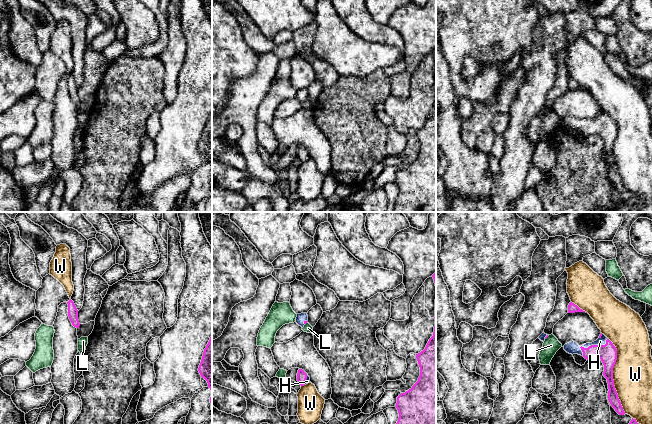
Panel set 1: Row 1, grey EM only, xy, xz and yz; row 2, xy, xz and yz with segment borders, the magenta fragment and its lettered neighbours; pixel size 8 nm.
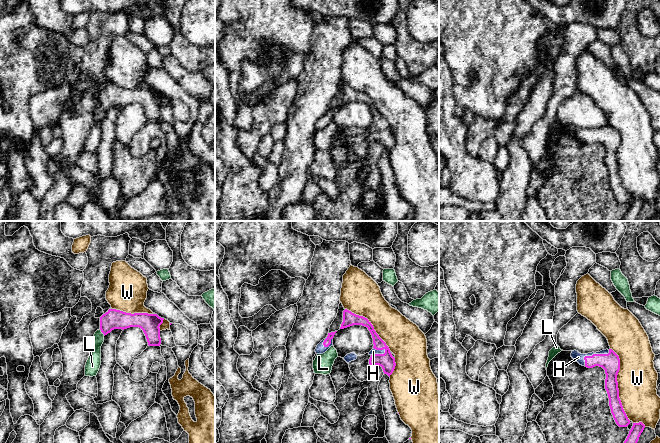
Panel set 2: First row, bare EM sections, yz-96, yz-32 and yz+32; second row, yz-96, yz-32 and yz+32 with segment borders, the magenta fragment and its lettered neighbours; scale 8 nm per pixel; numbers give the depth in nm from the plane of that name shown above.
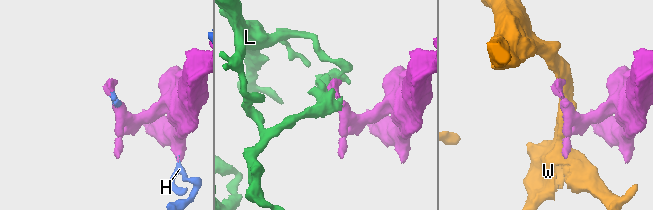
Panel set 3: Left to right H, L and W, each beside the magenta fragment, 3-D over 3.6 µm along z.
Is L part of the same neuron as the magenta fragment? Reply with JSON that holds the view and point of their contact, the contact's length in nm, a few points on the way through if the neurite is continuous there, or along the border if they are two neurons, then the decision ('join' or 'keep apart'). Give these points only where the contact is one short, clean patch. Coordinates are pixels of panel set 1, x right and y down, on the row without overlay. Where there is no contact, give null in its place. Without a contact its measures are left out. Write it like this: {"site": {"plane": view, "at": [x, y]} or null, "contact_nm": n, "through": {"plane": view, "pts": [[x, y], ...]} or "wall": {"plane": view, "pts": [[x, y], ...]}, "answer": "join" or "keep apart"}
{"site": {"plane": "yz", "at": [546, 113]}, "contact_nm": 40, "answer": "keep apart"}

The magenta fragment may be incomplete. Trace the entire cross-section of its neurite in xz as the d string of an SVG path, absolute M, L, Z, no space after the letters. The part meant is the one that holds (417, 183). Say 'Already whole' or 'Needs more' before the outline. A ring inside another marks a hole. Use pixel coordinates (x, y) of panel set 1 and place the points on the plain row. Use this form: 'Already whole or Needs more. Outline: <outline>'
Already whole. Outline: M435 75L435 102L433 112L429 115L425 125L416 130L420 143L420 152L418 157L411 165L401 169L397 173L396 184L399 189L398 197L395 201L395 212L436 212L436 75Z

